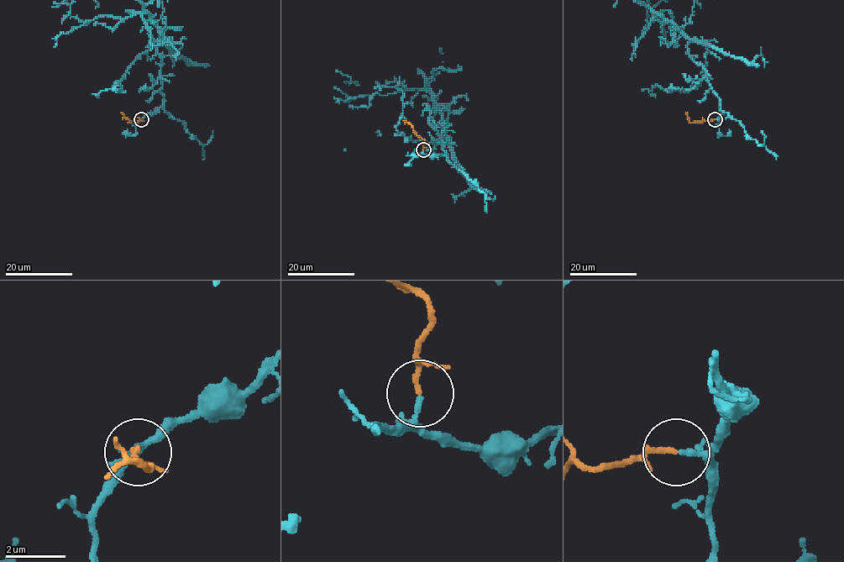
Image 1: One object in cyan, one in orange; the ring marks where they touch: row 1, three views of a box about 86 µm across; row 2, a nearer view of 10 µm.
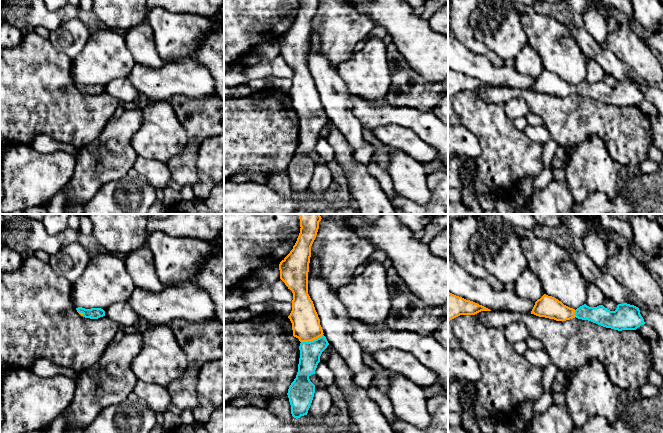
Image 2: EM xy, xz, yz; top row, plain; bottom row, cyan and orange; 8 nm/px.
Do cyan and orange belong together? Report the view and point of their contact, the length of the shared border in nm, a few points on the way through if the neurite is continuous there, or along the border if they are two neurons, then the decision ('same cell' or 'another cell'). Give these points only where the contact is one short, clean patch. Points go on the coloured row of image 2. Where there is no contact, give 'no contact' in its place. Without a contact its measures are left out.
meets cyan in xz at (313, 340); contact 190 nm long; runs through xz (310, 352), (313, 340), (306, 327); same cell

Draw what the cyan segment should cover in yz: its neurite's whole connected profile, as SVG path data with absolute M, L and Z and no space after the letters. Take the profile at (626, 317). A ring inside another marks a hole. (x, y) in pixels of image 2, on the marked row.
M546 294L535 302L531 314L562 322L576 317L618 331L636 330L645 324L639 308L634 305L618 304L615 311L610 311L603 305L589 307L584 304L575 310Z

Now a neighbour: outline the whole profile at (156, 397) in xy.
M137 380L134 393L139 400L142 400L153 412L164 414L172 404L171 397L166 387L157 384L145 383Z

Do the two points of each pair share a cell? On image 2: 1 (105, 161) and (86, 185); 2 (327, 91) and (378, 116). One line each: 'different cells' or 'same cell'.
1: same cell
2: different cells

